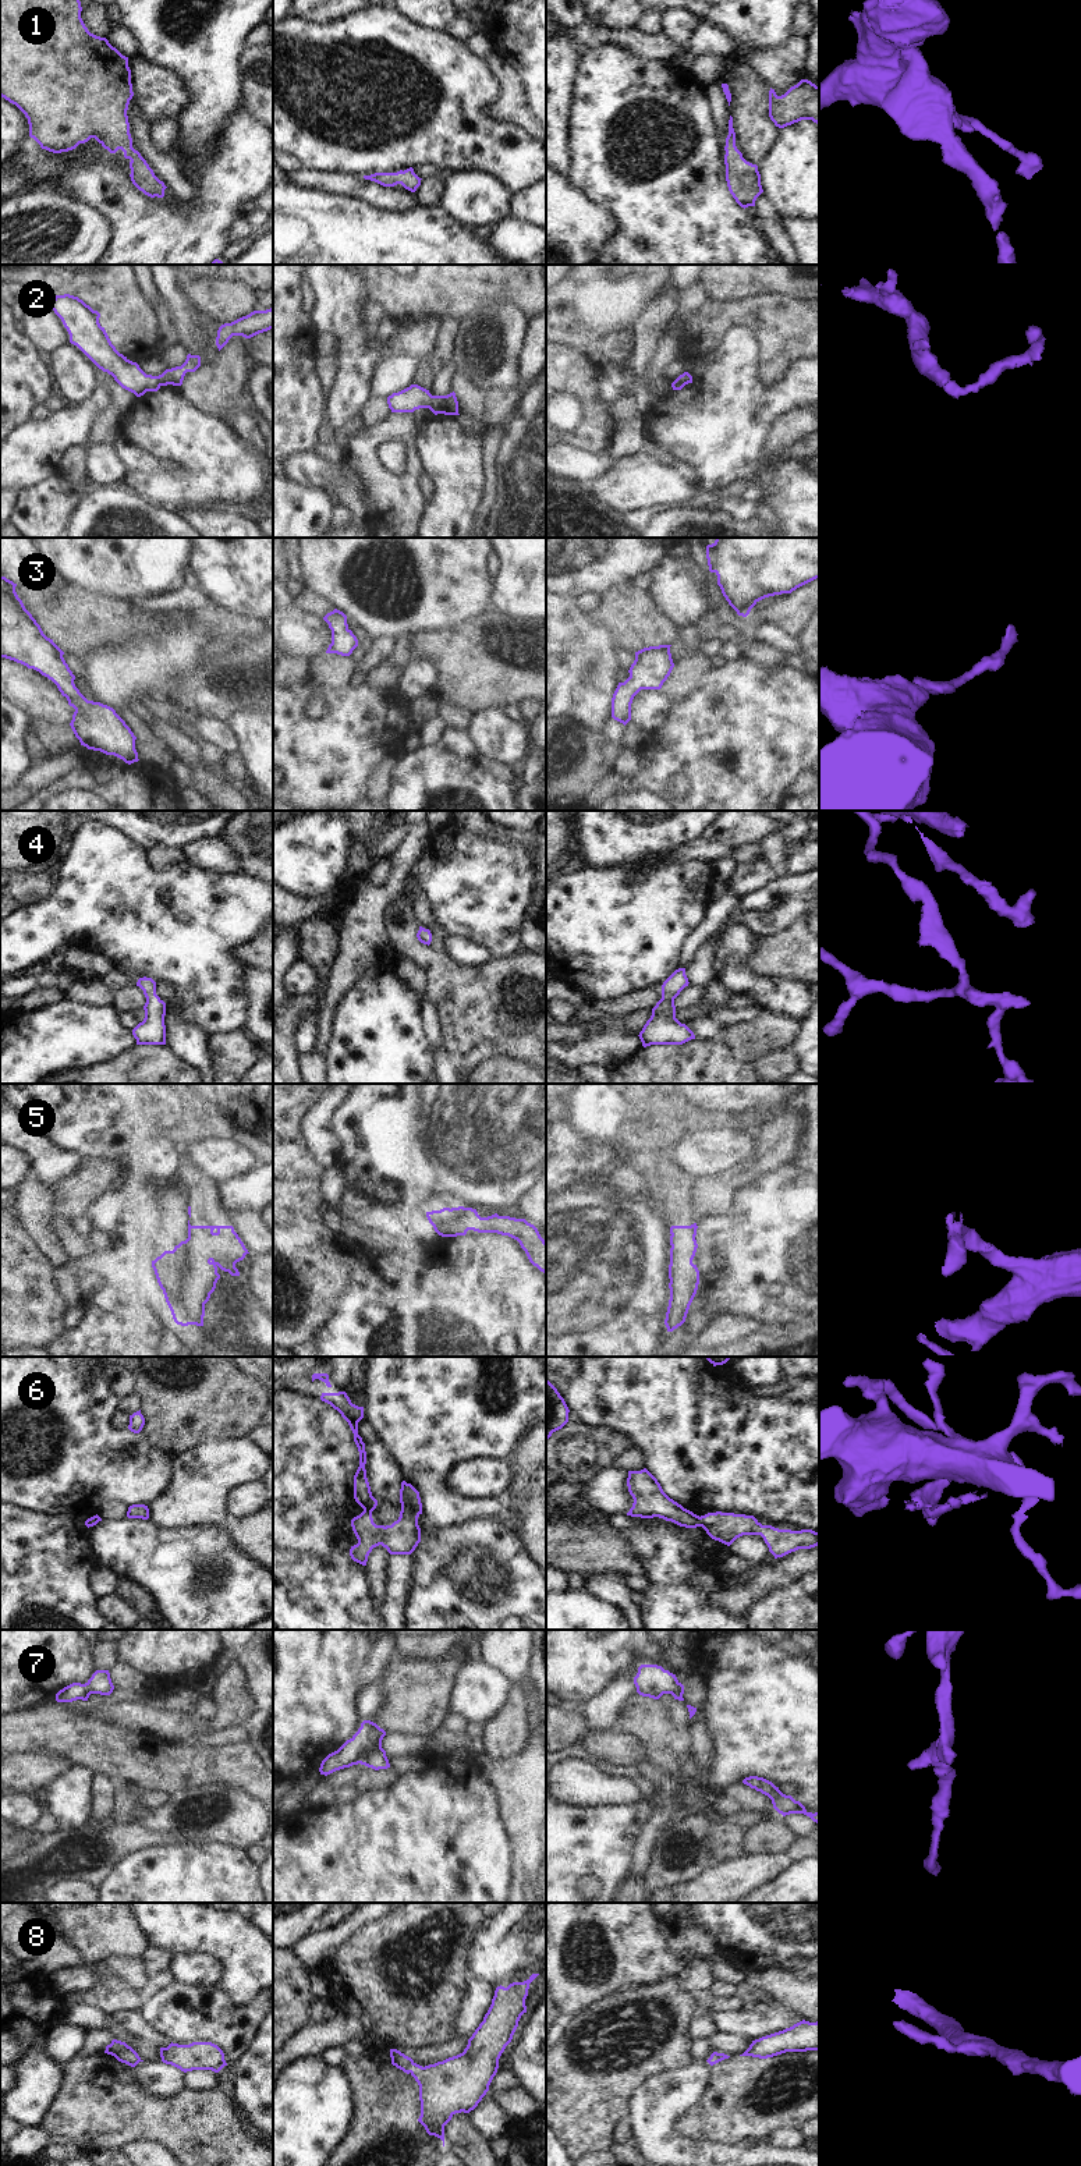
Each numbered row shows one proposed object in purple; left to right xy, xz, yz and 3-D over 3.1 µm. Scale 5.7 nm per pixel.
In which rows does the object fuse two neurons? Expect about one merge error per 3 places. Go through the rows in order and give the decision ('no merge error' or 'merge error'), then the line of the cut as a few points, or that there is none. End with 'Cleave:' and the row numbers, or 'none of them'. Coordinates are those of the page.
1: no merge error; cut none
2: no merge error; cut none
3: no merge error; cut none
4: no merge error; cut none
5: no merge error; cut none
6: merge error; cut yz (698, 1517), (701, 1525)
7: no merge error; cut none
8: no merge error; cut none
Cleave: 6

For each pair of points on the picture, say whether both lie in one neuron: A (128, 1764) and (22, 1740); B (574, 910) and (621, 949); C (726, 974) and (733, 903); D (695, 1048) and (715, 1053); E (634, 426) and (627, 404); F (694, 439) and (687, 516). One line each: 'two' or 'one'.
A: one
B: one
C: two
D: one
E: two
F: two

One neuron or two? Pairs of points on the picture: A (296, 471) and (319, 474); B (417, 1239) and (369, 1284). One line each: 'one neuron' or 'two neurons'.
A: one neuron
B: one neuron

